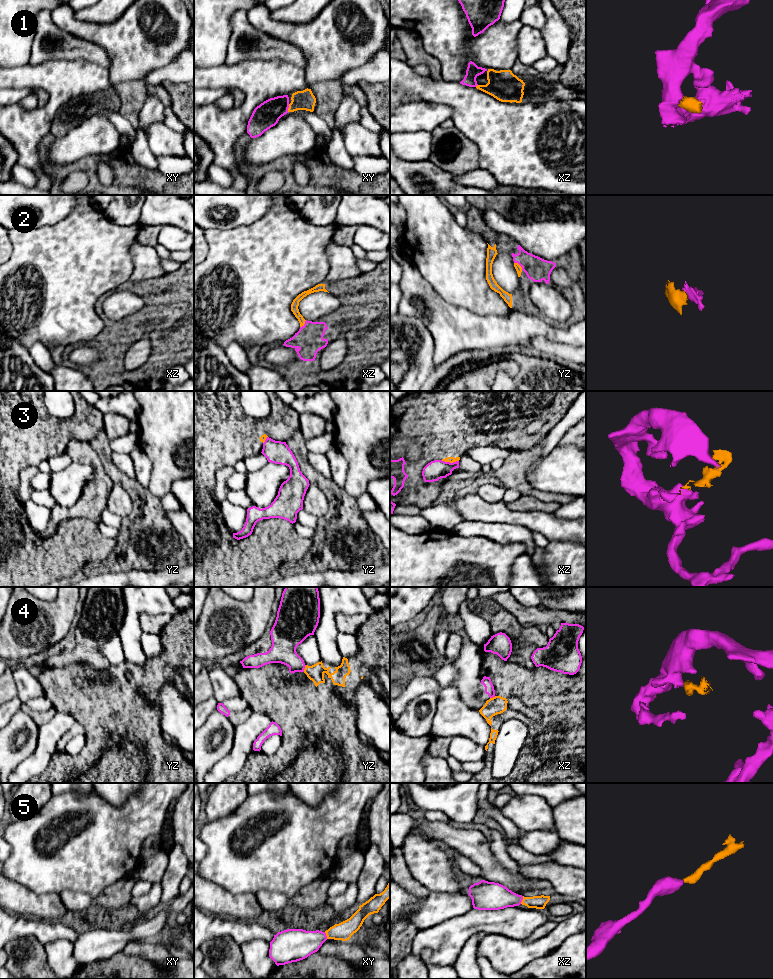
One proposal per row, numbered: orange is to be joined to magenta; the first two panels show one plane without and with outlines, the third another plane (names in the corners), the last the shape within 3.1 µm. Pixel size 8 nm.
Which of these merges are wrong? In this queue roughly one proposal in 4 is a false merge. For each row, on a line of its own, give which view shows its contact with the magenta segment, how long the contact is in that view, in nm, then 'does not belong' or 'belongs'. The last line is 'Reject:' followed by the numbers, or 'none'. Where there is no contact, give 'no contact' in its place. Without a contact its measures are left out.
1: meets magenta in xy; contact 70 nm long; belongs
2: meets magenta in yz; contact 90 nm long; belongs
3: meets magenta in xz; contact 140 nm long; does not belong
4: meets magenta in yz; contact 60 nm long; does not belong
5: meets magenta in xz; contact 70 nm long; belongs
Reject: 3, 4

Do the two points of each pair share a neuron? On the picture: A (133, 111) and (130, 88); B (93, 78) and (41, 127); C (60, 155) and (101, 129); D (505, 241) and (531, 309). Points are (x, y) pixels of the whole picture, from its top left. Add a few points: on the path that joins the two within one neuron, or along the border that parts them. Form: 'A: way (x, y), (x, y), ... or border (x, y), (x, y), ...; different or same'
A: way (132, 105), (132, 94); same
B: way (78, 80), (47, 112); same
C: way (70, 148), (81, 141), (91, 138); same
D: way (521, 258), (524, 262), (524, 292); same

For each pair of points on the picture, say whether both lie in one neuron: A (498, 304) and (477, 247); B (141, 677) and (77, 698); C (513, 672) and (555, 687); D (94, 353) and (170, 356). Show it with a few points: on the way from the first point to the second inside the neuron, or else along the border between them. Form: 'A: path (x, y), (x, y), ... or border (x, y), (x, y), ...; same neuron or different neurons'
A: path (484, 291), (477, 284), (477, 261); same neuron
B: path (127, 693), (122, 698), (93, 698); same neuron
C: path (523, 682), (532, 686), (545, 686); same neuron
D: border (107, 360), (89, 366), (80, 366); different neurons

